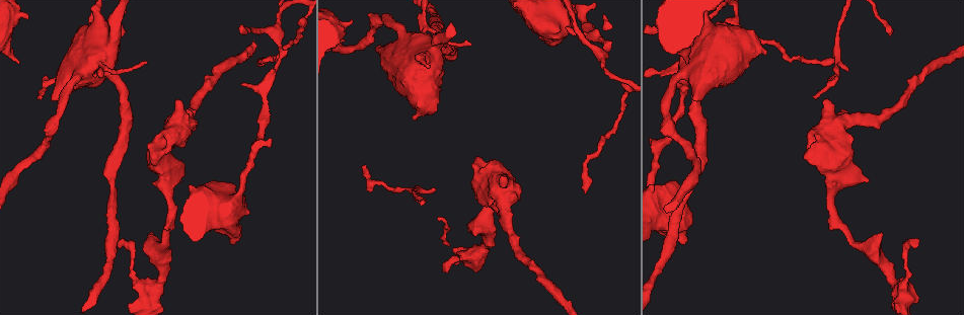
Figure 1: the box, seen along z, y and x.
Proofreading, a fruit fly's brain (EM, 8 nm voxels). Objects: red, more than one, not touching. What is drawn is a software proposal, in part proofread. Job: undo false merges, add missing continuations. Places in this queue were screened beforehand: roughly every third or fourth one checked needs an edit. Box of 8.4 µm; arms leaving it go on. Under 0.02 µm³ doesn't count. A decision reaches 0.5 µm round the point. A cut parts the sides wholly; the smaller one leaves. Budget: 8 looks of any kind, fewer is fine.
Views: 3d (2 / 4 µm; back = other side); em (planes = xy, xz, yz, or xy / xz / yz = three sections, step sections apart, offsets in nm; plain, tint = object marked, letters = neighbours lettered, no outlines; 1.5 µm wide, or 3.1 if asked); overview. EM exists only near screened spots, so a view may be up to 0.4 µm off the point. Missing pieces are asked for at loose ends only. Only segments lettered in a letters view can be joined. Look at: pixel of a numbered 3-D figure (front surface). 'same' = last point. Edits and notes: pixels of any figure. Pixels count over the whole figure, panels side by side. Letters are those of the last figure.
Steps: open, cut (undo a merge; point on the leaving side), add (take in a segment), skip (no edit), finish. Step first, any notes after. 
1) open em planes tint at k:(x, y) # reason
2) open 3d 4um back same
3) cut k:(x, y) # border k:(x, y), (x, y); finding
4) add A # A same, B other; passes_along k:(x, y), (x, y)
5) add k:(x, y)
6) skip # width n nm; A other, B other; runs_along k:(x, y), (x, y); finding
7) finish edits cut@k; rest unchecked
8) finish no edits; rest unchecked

open em xz step 4 letters at 1:(476, 157) # thick end

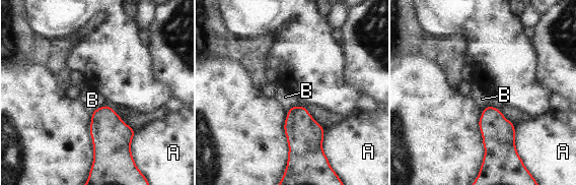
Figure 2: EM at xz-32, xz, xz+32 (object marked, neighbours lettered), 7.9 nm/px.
skip # A other, B other; border 2:(104, 104), (91, 112); no lettered segment goes on from it

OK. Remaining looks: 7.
open 3d 2um at 1:(470, 46)

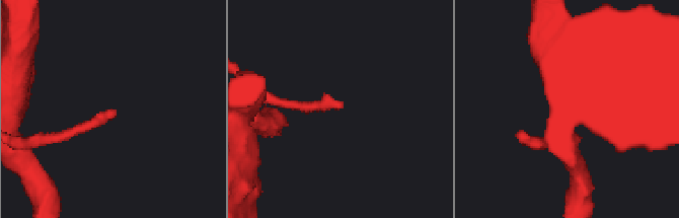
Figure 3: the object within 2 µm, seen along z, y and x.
open em planes letters at 3:(342, 104)

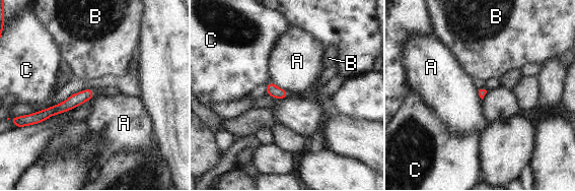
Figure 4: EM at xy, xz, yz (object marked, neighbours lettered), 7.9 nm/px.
skip # longest_contact C 200 nm; A other, B other, C other; runs_along 4:(91, 92), (36, 115); none of them fits

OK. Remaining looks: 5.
open em planes plain at 1:(584, 192) # long arm stops here

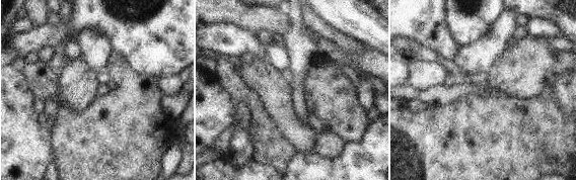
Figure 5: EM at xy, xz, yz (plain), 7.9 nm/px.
open em planes letters same # see the neighbours

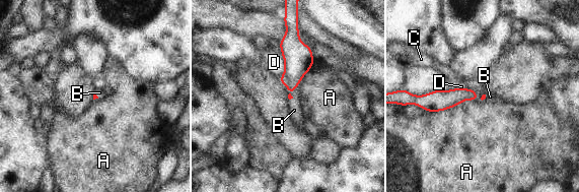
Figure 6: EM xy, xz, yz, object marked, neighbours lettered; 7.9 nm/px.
add B # A other, B same, C other, D other; passes_along 6:(297, 61), (292, 91), (294, 110); the neuron continues

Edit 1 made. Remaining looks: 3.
finish edits add@6; rest unchecked

